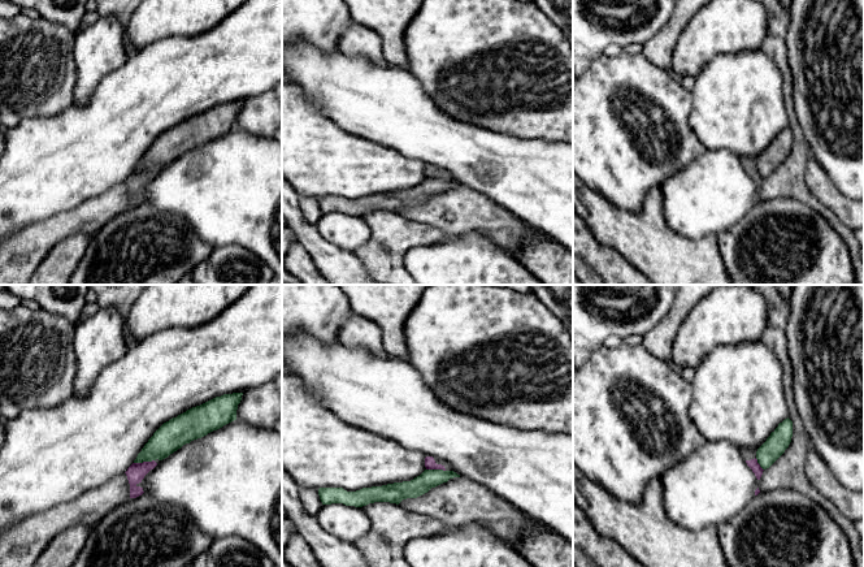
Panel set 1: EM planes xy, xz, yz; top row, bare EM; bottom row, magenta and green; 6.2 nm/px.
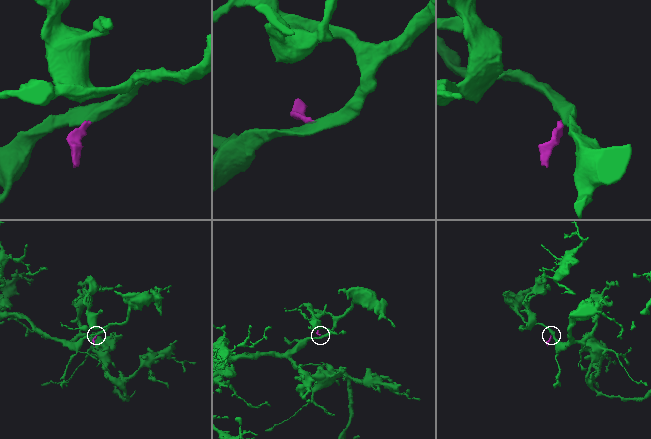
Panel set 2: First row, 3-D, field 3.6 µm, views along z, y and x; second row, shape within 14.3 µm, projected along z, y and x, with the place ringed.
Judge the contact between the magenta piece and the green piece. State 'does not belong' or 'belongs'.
does not belong

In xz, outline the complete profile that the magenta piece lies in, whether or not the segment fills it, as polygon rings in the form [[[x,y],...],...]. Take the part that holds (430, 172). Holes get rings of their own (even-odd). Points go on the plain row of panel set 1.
[[[426,165],[425,166],[425,176],[426,178],[443,178],[443,179],[451,179],[451,173],[447,170],[443,170],[440,168]]]

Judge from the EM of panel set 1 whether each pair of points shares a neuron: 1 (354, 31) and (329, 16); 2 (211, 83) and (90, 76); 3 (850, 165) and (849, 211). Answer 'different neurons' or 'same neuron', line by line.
1: different neurons
2: different neurons
3: different neurons

